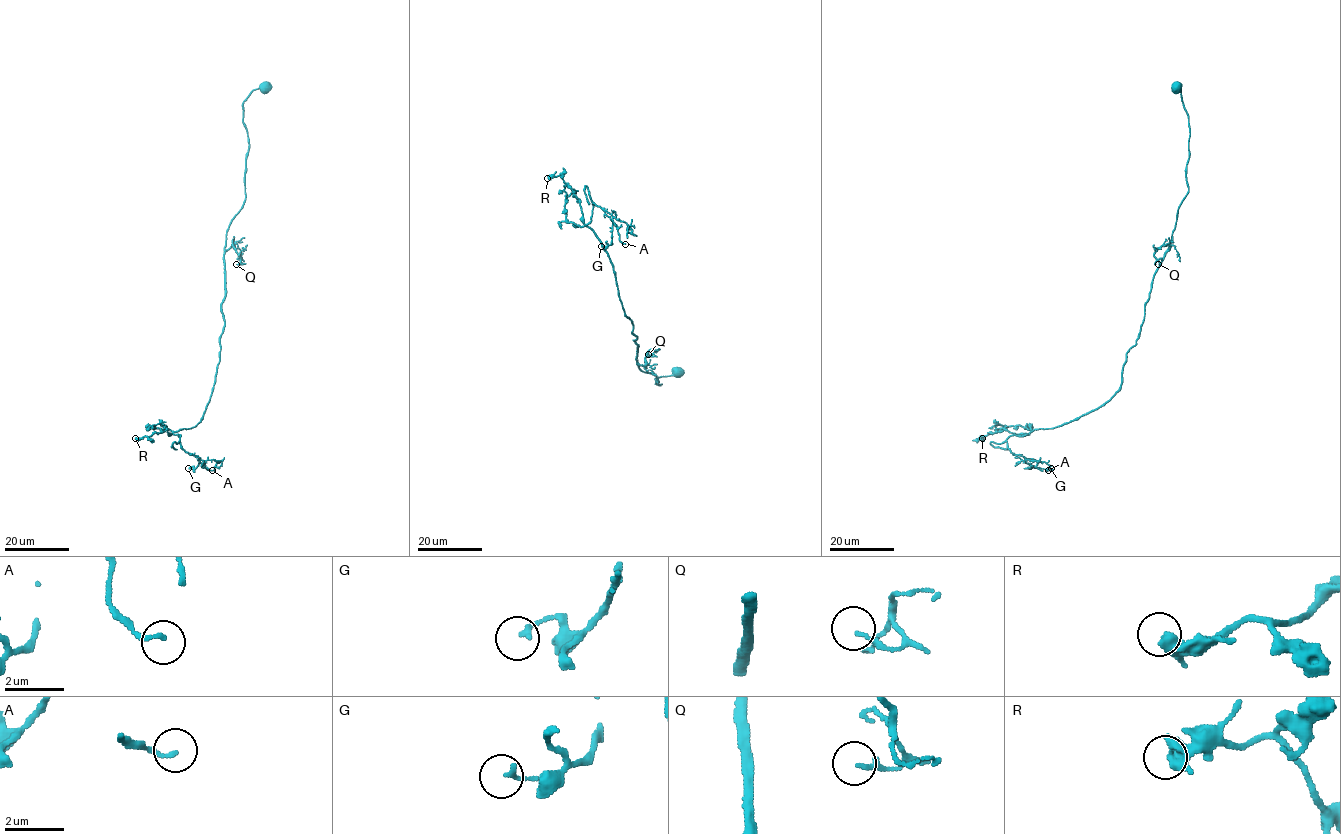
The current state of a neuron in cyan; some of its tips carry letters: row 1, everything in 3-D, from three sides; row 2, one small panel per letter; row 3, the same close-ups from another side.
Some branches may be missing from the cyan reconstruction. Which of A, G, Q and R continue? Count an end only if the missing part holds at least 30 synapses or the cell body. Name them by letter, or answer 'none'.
none

